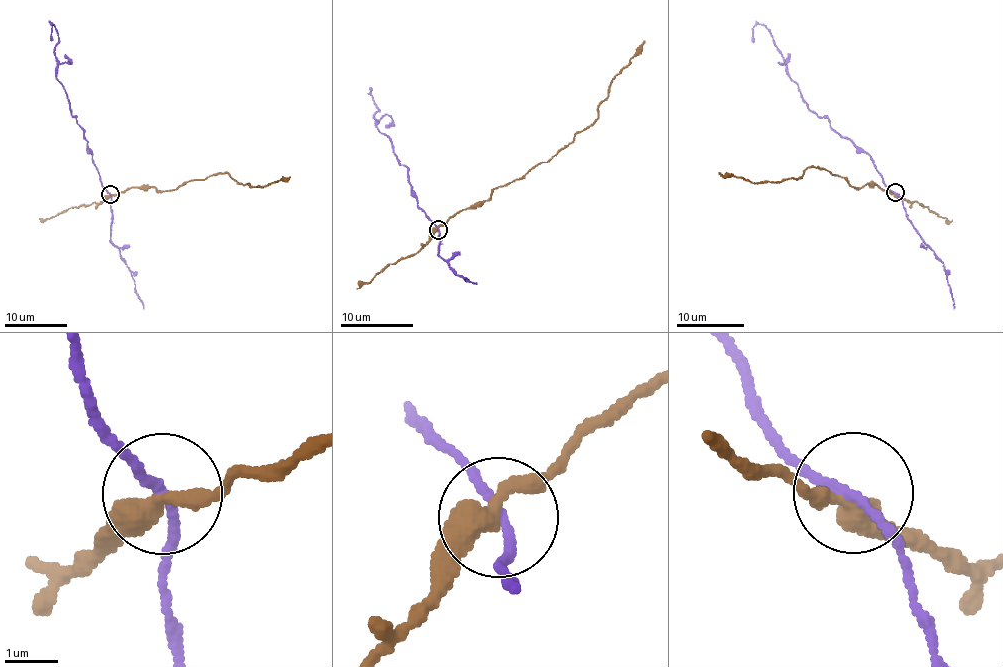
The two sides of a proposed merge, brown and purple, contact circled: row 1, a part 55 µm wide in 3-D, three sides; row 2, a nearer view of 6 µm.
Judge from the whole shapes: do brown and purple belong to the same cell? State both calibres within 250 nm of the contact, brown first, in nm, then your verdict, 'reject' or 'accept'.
400/150 nm | reject

